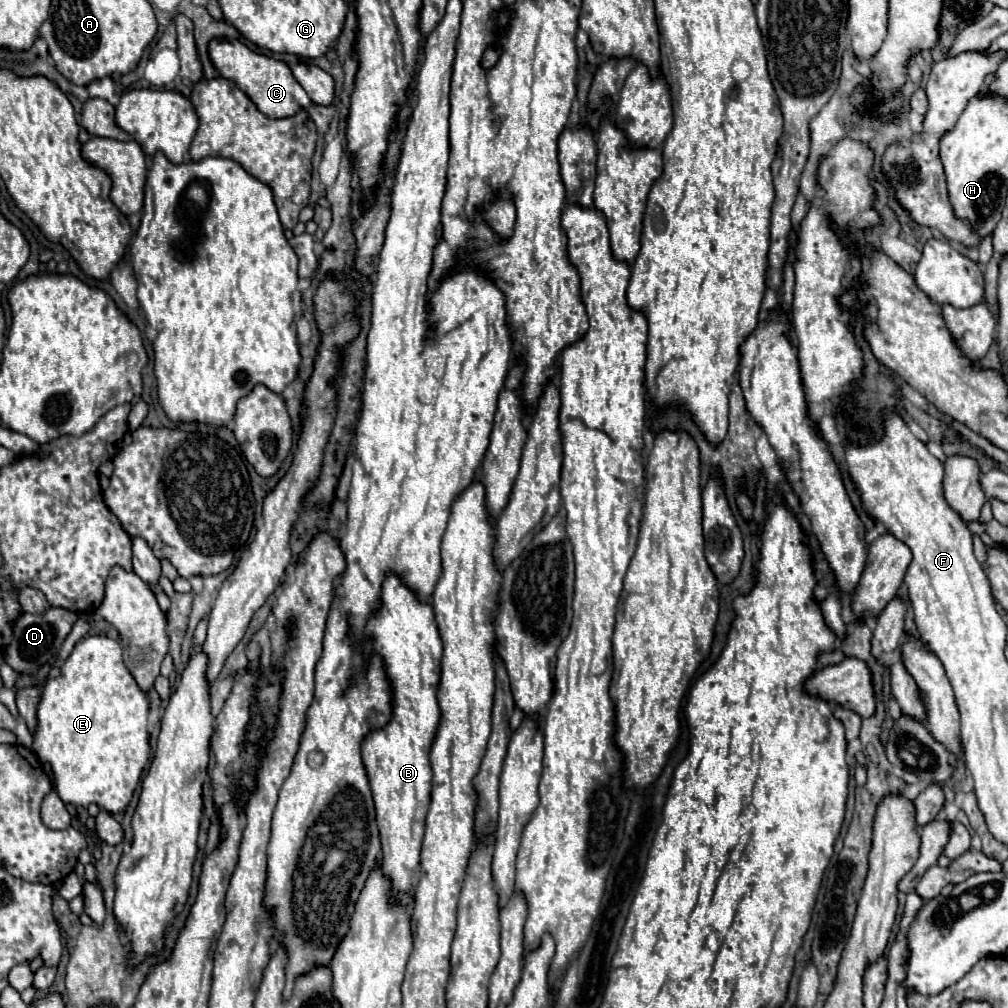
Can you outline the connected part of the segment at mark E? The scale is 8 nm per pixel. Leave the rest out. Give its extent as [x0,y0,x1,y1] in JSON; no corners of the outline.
[32,635,150,813]

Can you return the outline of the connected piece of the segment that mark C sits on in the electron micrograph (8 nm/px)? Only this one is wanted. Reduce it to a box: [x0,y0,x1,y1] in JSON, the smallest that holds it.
[210,41,312,119]

